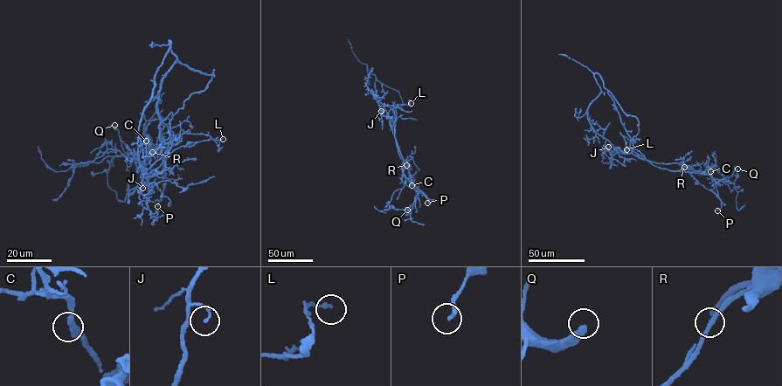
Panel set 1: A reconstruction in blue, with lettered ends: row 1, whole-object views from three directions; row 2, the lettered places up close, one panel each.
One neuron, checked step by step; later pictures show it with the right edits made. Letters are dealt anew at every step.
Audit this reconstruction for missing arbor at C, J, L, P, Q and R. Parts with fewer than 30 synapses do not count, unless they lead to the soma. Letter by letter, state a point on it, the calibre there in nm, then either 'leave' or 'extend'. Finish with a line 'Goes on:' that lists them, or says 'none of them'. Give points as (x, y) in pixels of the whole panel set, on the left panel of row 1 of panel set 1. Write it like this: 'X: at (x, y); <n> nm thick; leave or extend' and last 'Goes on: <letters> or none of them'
C: at (146, 141); 280 nm thick; leave
J: at (142, 188); 110 nm thick; leave
L: at (223, 139); 140 nm thick; leave
P: at (157, 206); 180 nm thick; leave
Q: at (114, 125); 480 nm thick; leave
R: at (152, 152); 190 nm thick; leave
Goes on: none of them

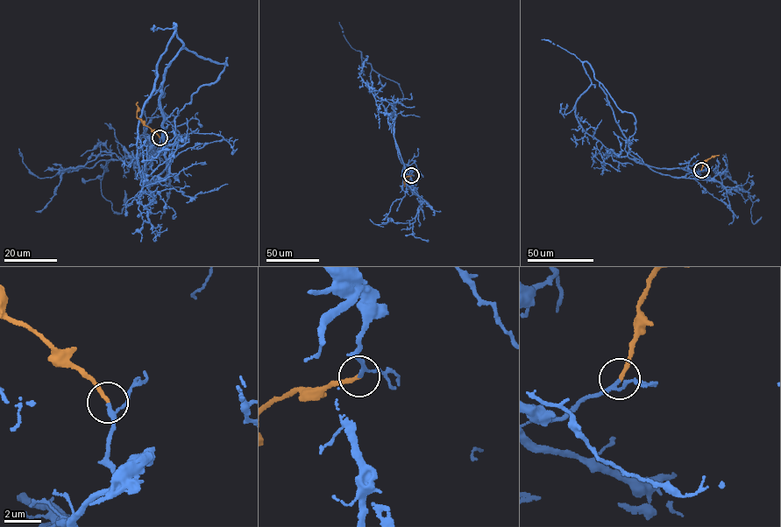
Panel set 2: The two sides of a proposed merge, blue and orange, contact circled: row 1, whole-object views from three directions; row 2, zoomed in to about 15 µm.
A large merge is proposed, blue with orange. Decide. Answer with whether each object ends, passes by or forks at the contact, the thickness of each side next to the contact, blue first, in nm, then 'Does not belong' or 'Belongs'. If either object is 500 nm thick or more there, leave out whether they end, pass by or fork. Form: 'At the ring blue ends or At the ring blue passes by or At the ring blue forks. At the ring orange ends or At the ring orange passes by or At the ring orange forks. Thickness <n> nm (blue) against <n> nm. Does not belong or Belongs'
At the ring blue passes by. At the ring orange ends. Thickness 160 nm (blue) against 200 nm. Belongs

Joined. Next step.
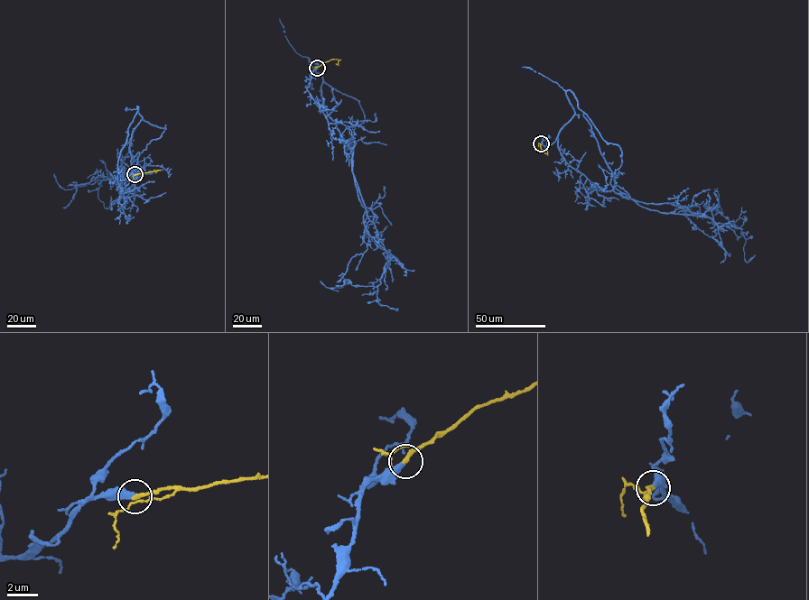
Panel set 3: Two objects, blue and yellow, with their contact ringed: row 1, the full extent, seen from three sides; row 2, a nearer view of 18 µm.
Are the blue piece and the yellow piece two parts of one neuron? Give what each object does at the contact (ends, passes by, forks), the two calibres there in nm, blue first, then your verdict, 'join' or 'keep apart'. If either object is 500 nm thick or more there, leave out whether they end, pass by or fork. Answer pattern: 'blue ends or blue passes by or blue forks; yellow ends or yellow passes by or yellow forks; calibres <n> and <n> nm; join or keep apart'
blue ends; yellow ends; calibres 440 and 280 nm; join

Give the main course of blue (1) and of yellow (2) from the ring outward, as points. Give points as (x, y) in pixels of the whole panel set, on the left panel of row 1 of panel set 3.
1: (134, 174), (117, 165), (137, 106), (134, 188), (104, 179), (111, 196)
2: (134, 174), (158, 170), (153, 169)

